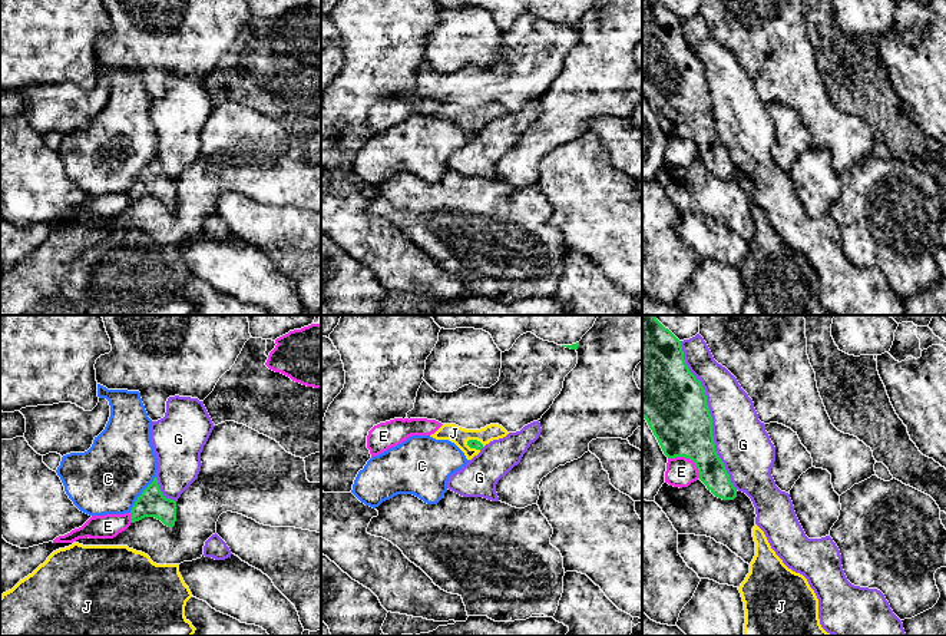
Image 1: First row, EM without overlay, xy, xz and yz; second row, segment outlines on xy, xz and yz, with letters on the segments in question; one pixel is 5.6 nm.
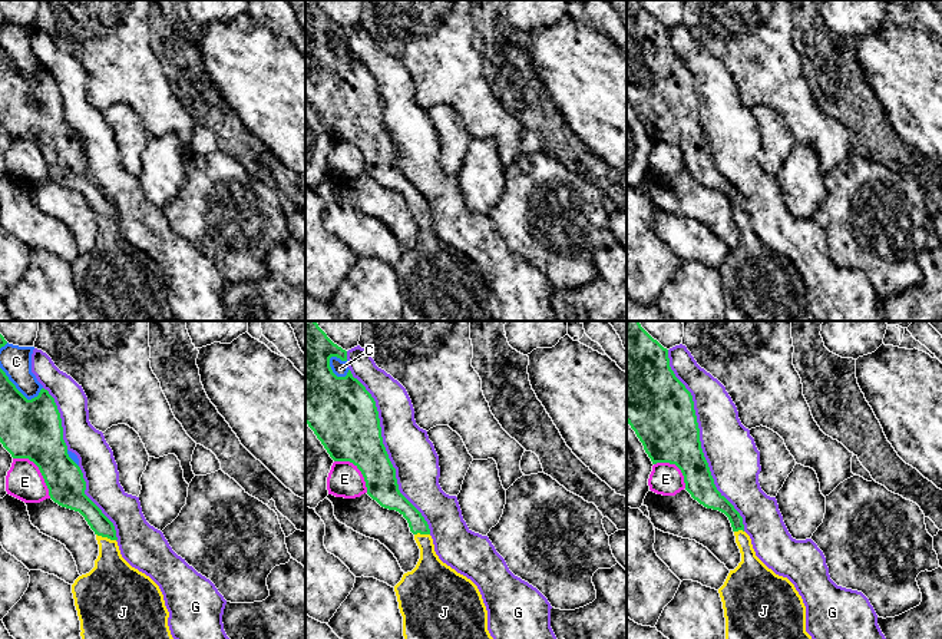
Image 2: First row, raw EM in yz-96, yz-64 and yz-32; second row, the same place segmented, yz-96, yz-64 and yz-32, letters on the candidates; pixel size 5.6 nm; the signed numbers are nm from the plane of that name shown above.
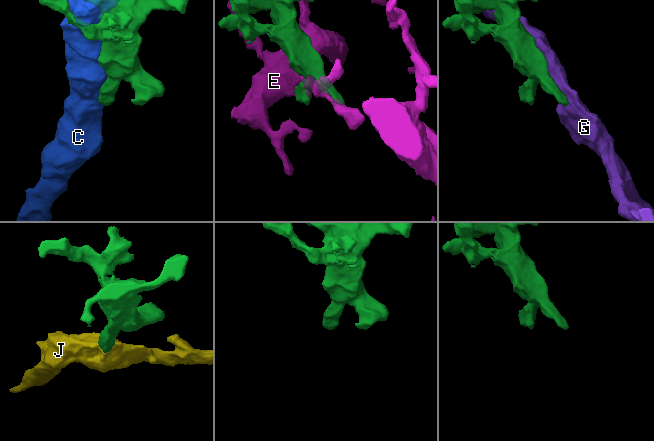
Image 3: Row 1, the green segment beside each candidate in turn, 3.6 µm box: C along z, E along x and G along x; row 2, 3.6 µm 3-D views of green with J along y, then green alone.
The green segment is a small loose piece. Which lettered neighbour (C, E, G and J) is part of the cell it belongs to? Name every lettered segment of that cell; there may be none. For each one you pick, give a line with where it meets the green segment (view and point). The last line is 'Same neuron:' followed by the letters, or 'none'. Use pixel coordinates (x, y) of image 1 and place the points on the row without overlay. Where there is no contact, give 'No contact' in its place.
J: Touches green at xz (475, 119)
Same neuron: J

